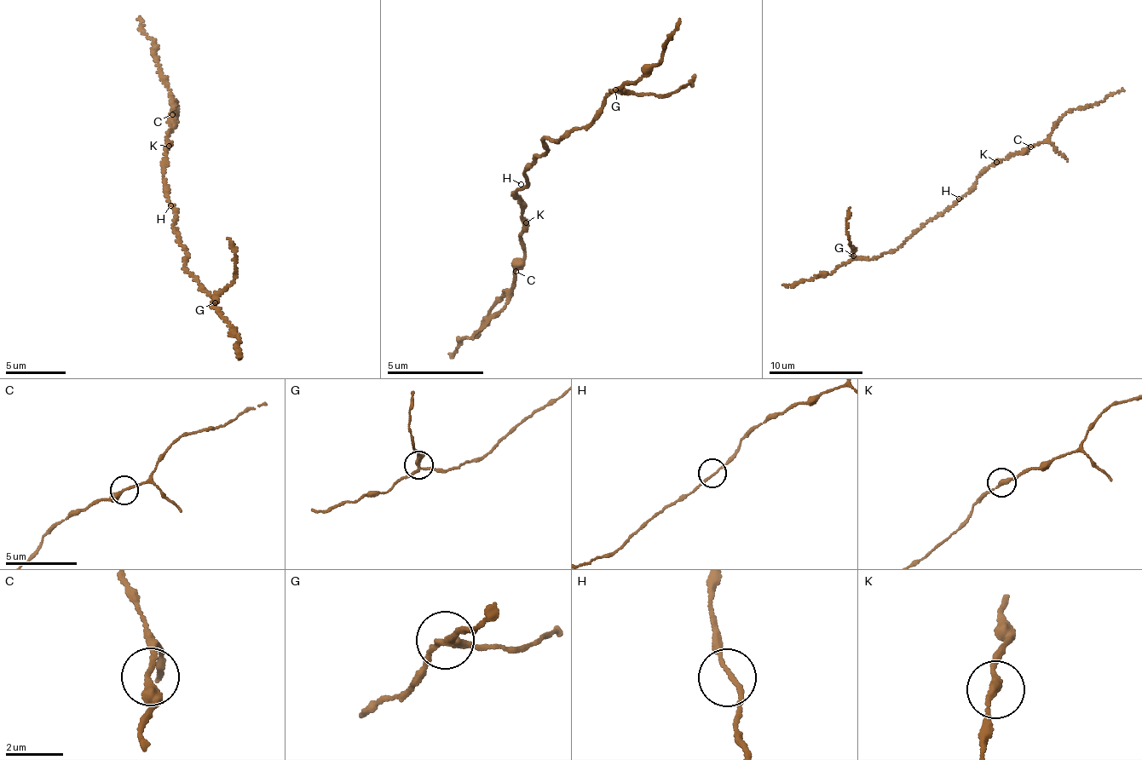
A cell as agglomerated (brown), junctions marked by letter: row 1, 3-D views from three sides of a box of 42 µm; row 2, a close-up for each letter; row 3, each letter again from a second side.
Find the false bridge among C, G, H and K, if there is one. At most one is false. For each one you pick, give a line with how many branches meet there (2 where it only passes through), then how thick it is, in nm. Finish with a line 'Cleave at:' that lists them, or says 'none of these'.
G: Branches: 3. Thickness 240 nm
Cleave at: G

